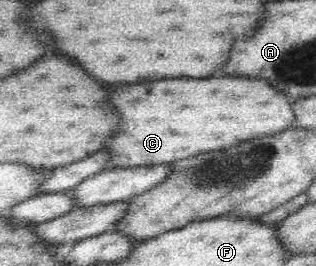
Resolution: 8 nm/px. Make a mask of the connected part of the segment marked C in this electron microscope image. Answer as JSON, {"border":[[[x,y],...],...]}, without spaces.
{"border":[[[171,78],[159,80],[151,84],[135,84],[135,86],[117,86],[111,94],[111,102],[123,116],[123,130],[109,140],[109,144],[101,151],[109,153],[111,168],[130,166],[151,166],[175,162],[191,158],[206,151],[225,150],[239,146],[241,142],[277,136],[293,126],[293,100],[269,86],[269,82],[261,78]]]}

